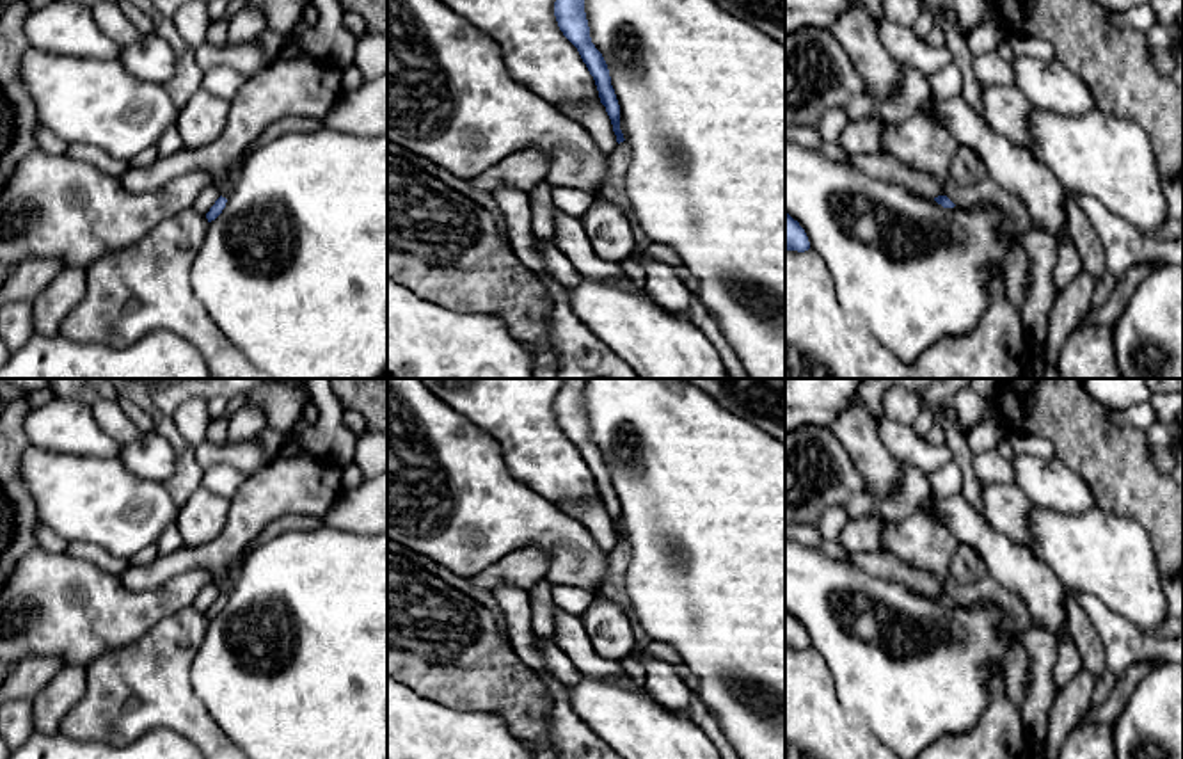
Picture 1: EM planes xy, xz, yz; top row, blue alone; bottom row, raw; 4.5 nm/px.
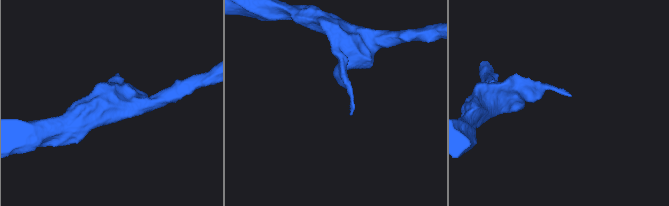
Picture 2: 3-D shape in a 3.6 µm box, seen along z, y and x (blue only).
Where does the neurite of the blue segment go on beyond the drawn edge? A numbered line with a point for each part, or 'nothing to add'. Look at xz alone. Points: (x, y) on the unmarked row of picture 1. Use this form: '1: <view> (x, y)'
1: xz (613, 585)

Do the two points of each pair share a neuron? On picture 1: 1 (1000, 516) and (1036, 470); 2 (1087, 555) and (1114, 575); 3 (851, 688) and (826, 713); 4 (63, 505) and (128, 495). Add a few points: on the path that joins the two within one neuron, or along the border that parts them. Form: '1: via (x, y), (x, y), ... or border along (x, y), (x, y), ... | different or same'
1: border along (1015, 482), (1032, 503), (1027, 516), (1031, 530) | different
2: via (1095, 555), (1107, 567) | same
3: border along (823, 660), (842, 710), (853, 720), (869, 727) | different
4: via (79, 500), (112, 500) | same

